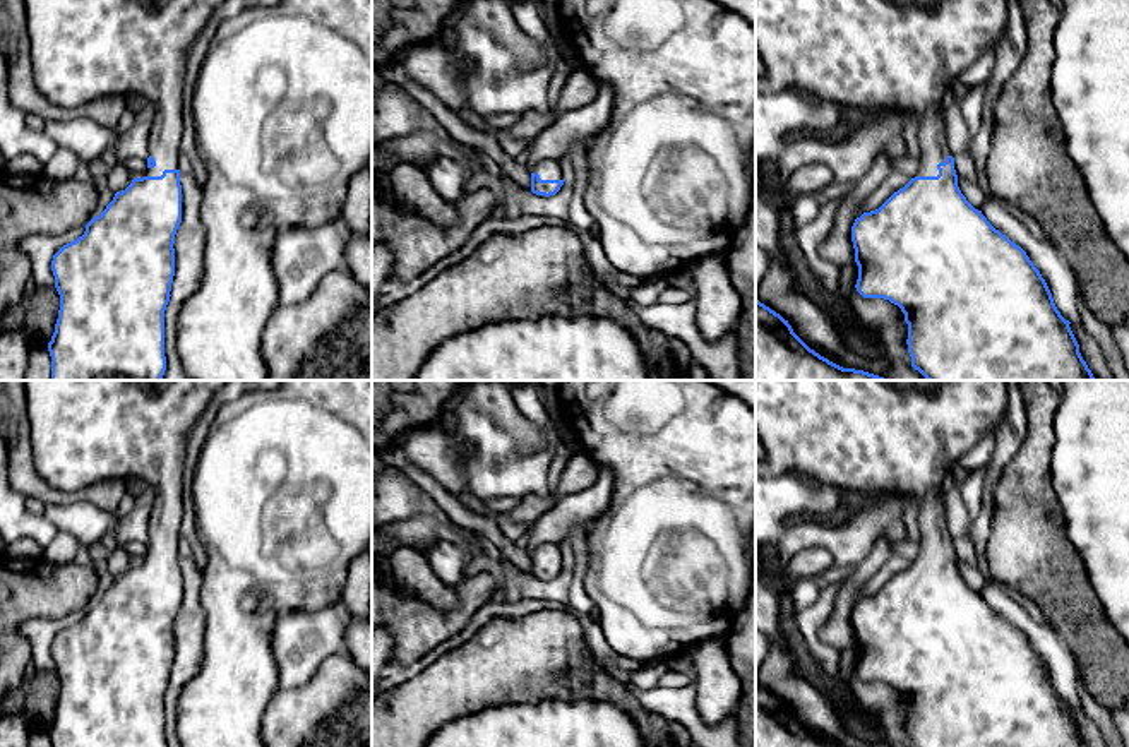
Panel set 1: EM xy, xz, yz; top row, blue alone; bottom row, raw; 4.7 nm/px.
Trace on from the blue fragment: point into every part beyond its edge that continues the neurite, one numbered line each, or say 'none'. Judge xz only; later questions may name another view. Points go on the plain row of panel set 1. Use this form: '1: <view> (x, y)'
1: xz (549, 552)

